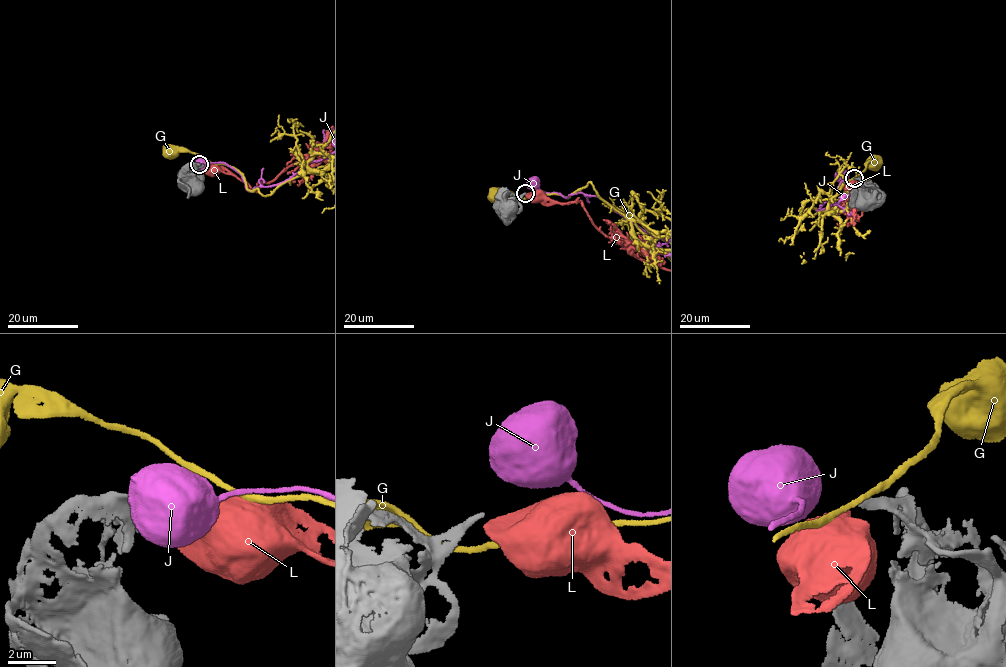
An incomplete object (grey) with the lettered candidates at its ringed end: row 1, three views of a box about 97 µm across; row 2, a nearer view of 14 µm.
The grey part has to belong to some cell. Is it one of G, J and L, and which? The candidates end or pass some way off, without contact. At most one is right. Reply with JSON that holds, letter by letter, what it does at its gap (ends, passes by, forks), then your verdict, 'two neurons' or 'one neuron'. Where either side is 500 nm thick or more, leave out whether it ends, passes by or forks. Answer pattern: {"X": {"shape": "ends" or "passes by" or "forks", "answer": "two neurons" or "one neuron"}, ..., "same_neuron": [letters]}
{"G": {"shape": "passes by", "answer": "two neurons"}, "J": {"answer": "two neurons"}, "L": {"answer": "two neurons"}, "same_neuron": []}

